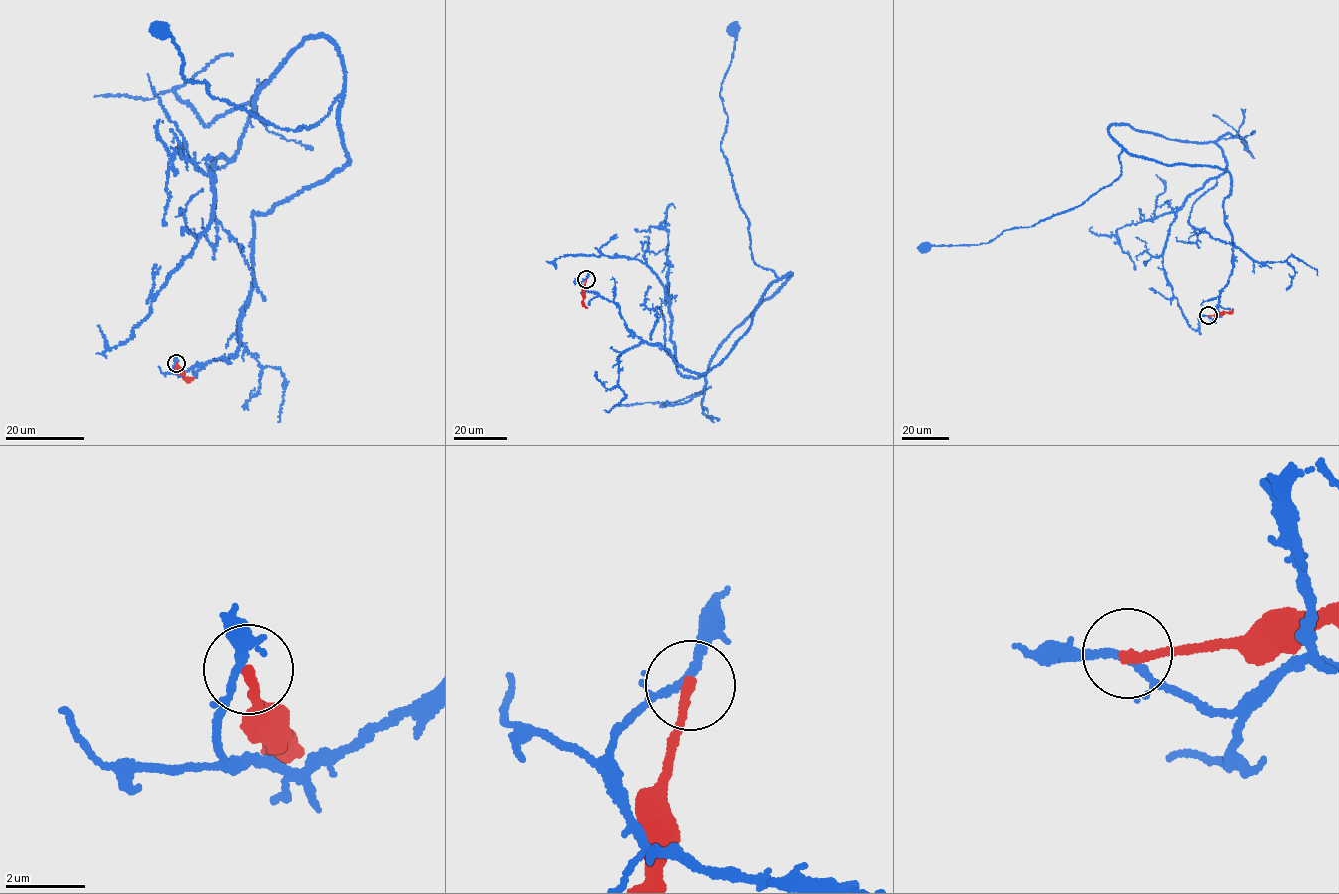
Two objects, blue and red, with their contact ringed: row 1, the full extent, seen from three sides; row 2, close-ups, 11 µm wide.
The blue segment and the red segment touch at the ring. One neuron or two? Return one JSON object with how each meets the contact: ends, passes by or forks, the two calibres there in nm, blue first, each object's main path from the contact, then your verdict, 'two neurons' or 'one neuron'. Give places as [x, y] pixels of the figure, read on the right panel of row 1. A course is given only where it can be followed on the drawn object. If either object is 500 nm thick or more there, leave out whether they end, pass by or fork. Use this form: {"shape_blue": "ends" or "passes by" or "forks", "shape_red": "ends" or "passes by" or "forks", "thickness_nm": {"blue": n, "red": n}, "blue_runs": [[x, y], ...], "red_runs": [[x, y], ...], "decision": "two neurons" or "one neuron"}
{"shape_blue": "forks", "shape_red": "ends", "thickness_nm": {"blue": 160, "red": 260}, "blue_runs": [[1208, 316], [1232, 265], [1231, 180], [1215, 166], [1122, 150], [1120, 175], [1073, 208], [925, 248]], "red_runs": [[1207, 316], [1233, 309]], "decision": "two neurons"}

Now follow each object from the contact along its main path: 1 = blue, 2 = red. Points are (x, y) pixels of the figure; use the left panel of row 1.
1: (175, 363), (237, 354), (253, 213), (349, 160), (342, 94), (307, 128), (269, 124), (182, 77), (160, 31)
2: (176, 363), (188, 379), (194, 378)

